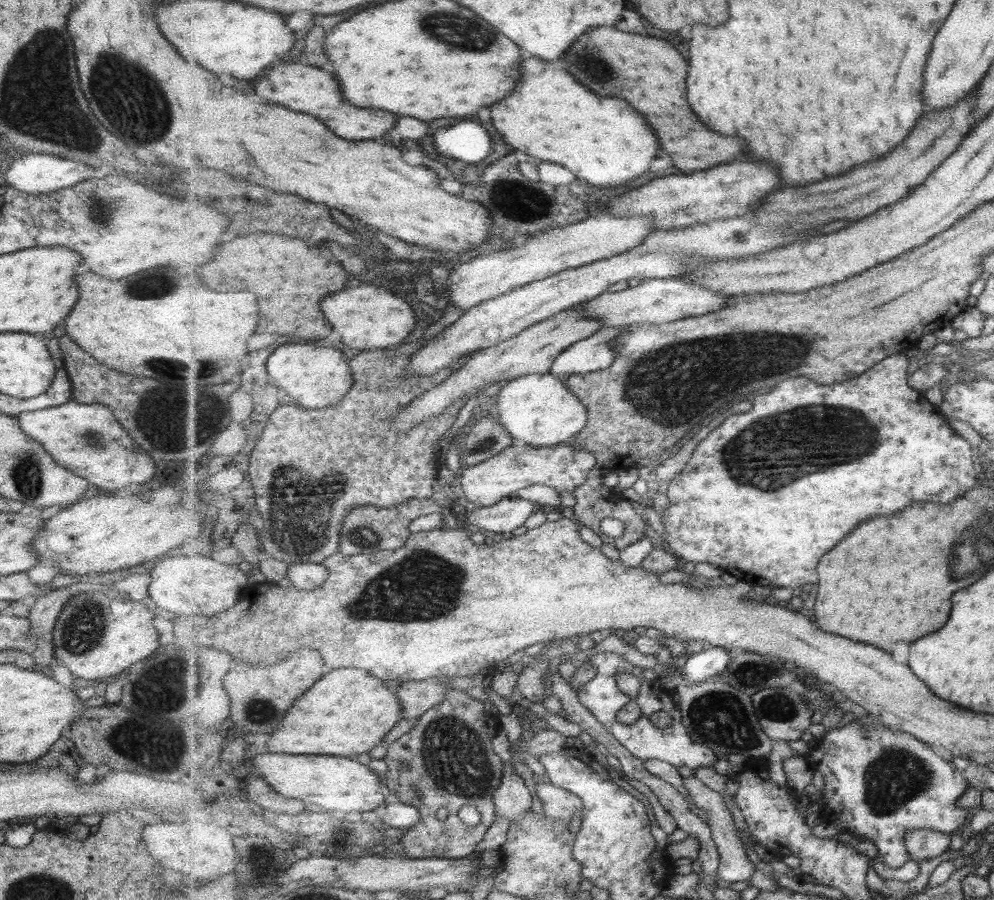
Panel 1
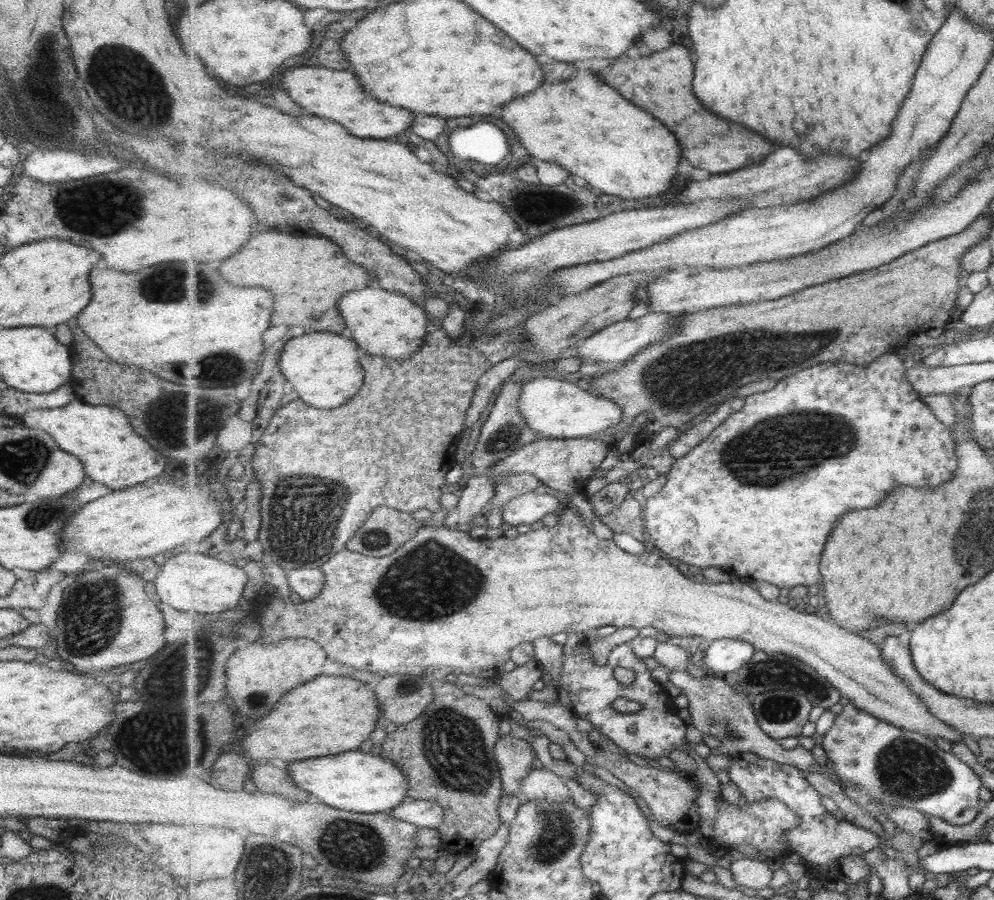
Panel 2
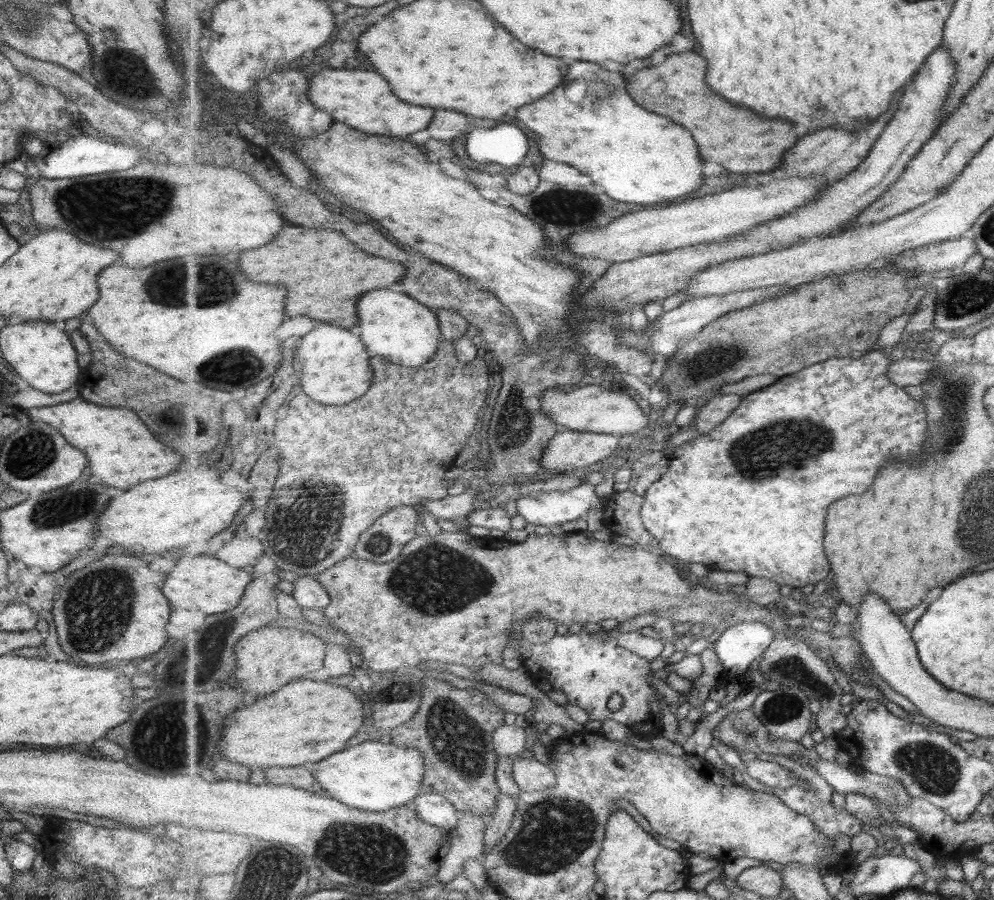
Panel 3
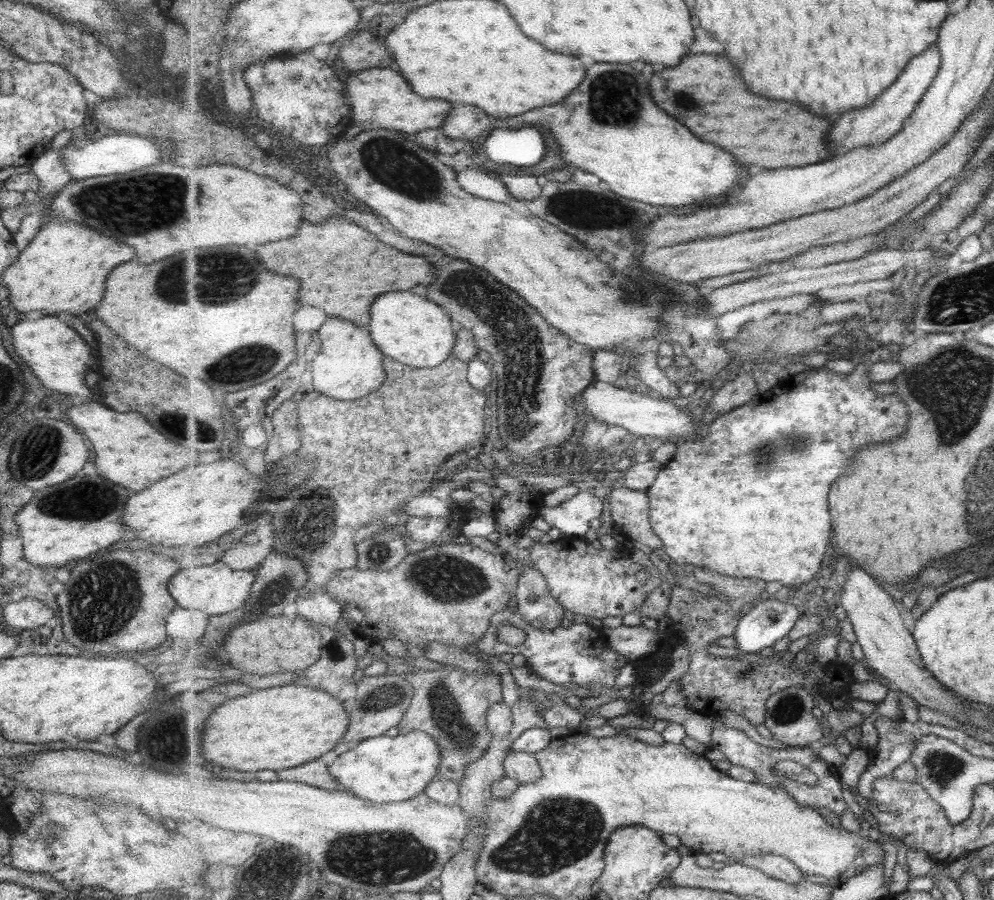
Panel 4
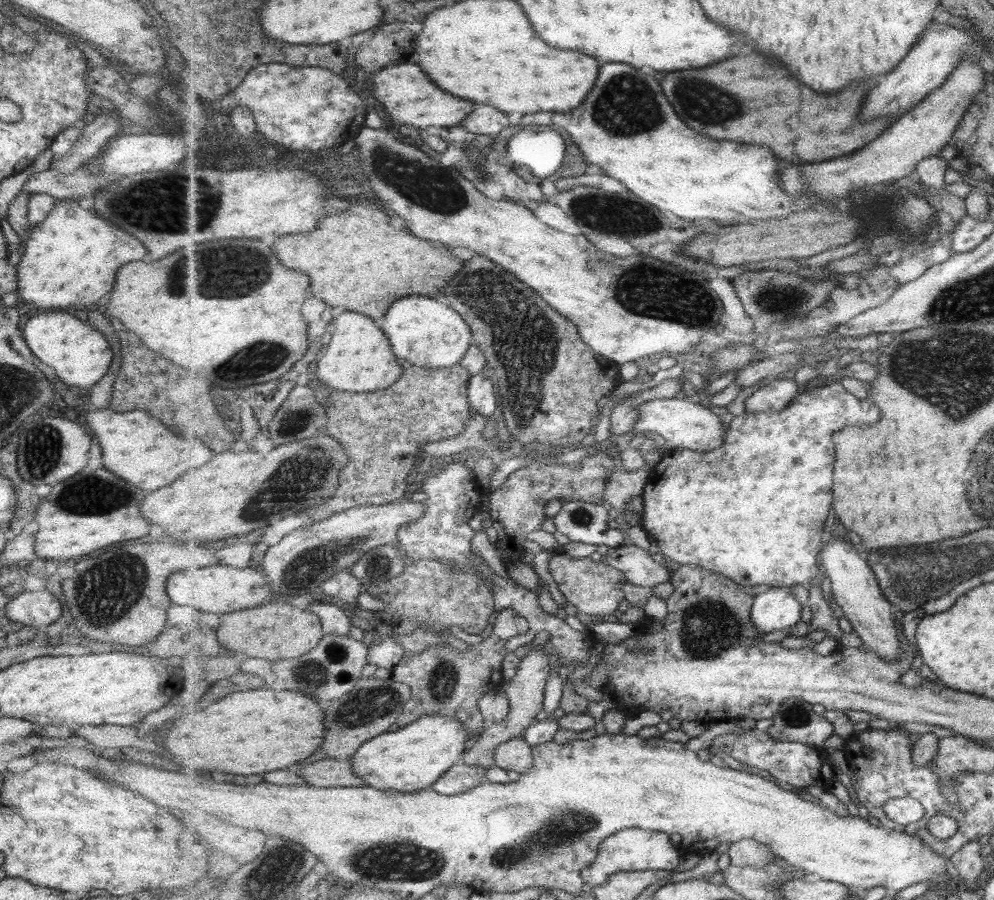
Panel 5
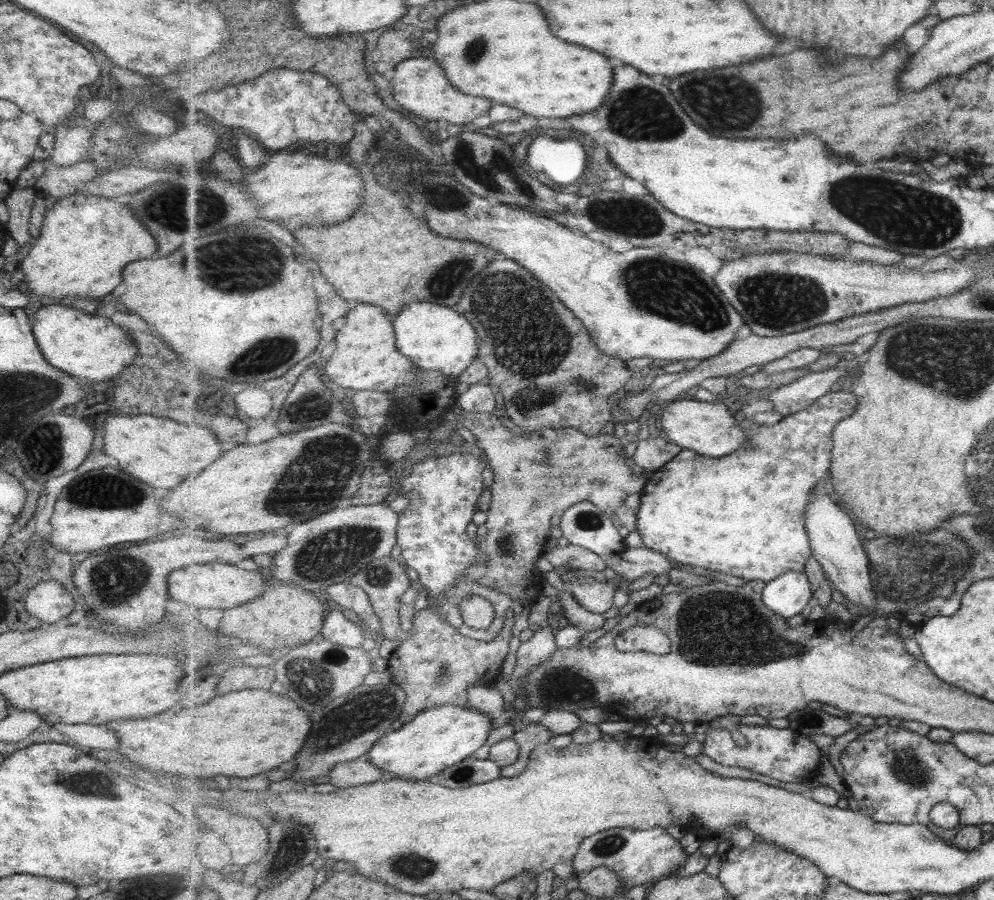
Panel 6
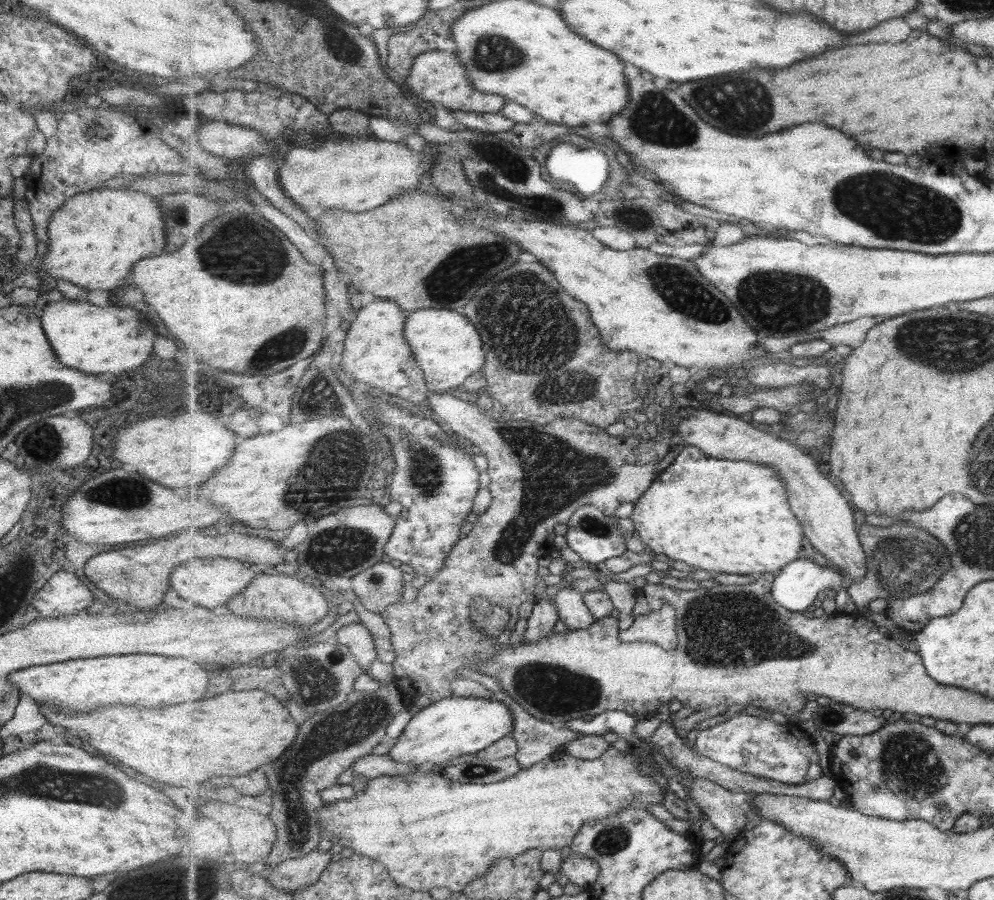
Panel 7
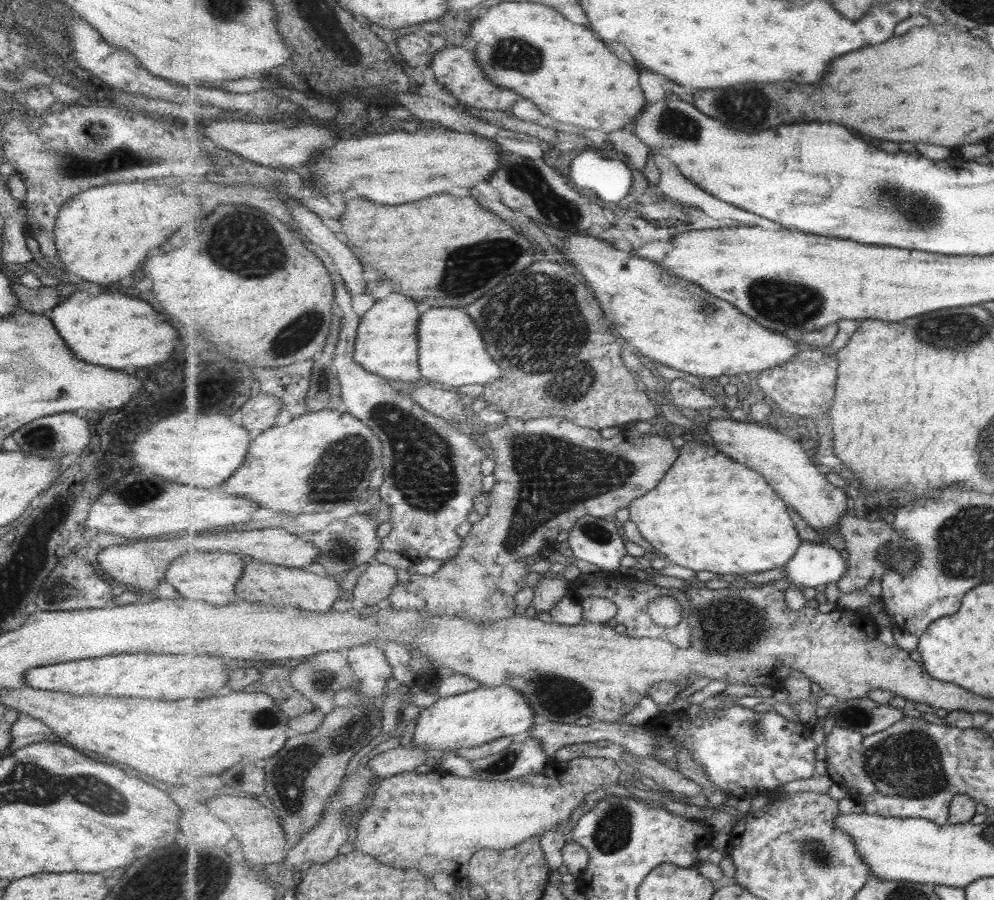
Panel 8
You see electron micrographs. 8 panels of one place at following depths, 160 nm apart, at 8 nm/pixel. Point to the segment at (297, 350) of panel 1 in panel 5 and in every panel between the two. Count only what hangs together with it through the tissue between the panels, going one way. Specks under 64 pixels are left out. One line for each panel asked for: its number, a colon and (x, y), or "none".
2: (324, 368)
3: (335, 369)
4: (348, 365)
5: (359, 358)

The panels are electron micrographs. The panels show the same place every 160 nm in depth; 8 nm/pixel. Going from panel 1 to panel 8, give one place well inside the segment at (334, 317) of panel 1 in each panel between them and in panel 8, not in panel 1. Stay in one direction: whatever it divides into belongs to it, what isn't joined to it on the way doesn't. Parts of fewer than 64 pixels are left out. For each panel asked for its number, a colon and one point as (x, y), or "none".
2: (385, 322)
3: (396, 326)
4: (417, 331)
5: (424, 331)
6: (438, 339)
7: (448, 347)
8: (452, 350)

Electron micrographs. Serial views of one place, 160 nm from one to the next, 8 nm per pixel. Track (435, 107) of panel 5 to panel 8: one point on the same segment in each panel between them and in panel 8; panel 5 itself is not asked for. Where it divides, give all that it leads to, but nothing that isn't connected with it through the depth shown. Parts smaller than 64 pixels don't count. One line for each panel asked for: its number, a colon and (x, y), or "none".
6: (420, 85)
7: (440, 77)
8: (456, 69)

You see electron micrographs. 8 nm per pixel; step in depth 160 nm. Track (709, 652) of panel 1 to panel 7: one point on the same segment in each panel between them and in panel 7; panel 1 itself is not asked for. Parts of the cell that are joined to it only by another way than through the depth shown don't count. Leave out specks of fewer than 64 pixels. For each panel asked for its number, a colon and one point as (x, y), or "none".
2: (727, 655)
3: (739, 646)
4: (770, 620)
5: (776, 609)
6: (788, 595)
7: (797, 587)

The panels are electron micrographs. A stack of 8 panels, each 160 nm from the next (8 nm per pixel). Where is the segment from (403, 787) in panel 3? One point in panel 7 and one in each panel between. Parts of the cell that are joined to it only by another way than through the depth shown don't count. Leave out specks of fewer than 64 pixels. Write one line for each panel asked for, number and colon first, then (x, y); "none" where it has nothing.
4: (387, 769)
5: (412, 758)
6: (437, 738)
7: (454, 726)

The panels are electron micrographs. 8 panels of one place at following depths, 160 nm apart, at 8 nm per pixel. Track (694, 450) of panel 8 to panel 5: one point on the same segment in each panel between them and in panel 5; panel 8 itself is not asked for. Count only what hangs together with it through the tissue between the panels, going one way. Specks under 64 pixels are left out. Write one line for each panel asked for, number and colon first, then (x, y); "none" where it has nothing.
5: (778, 466)
6: (744, 513)
7: (722, 515)

